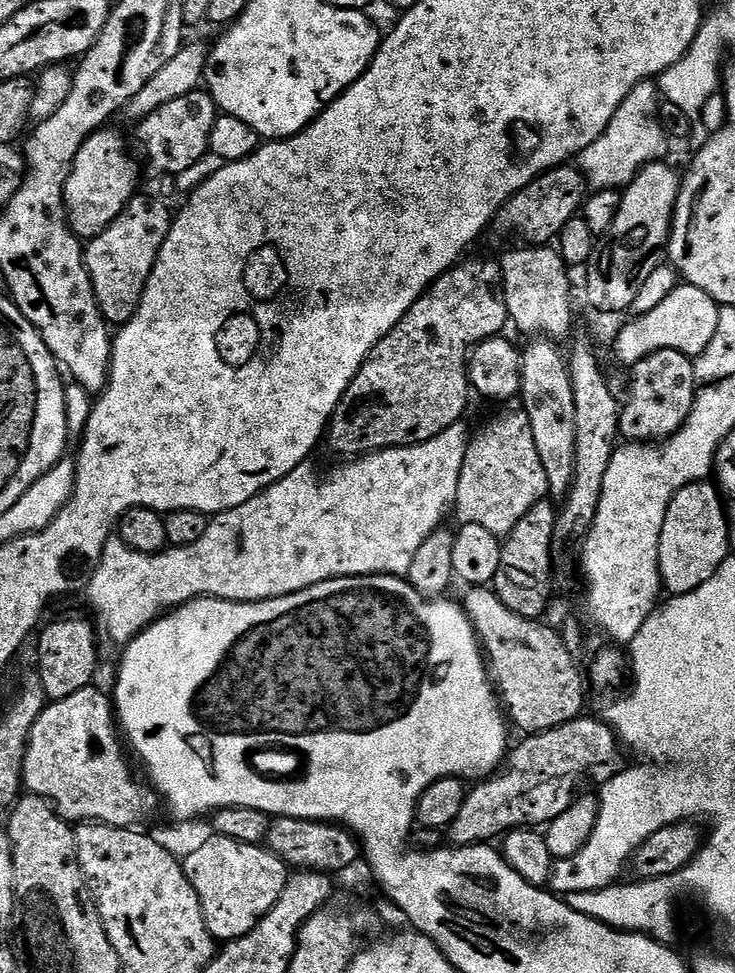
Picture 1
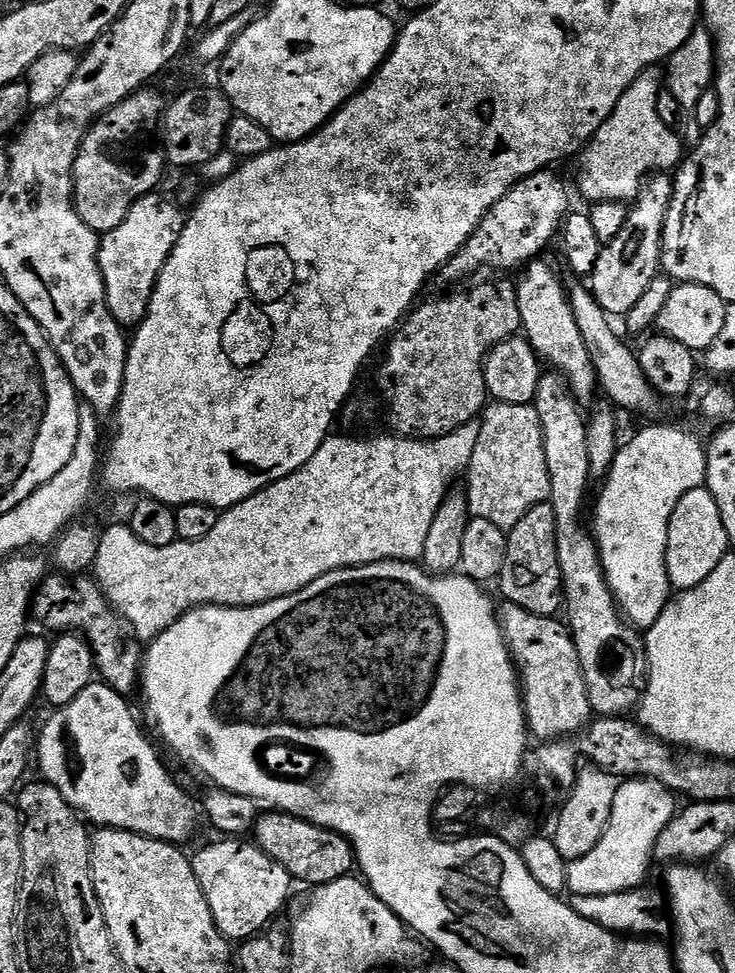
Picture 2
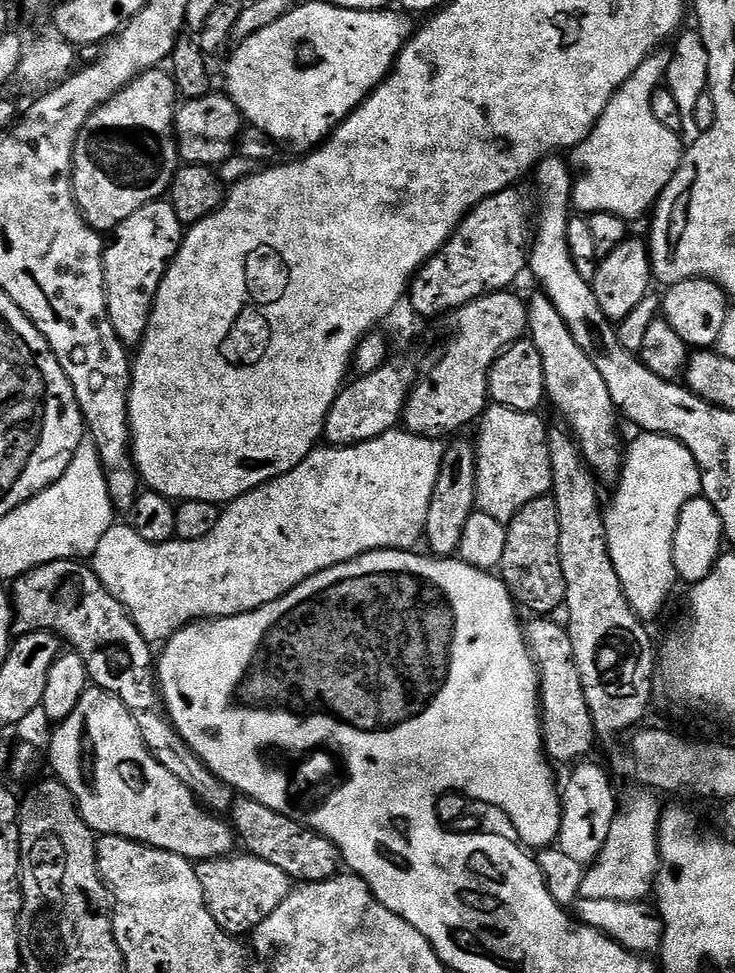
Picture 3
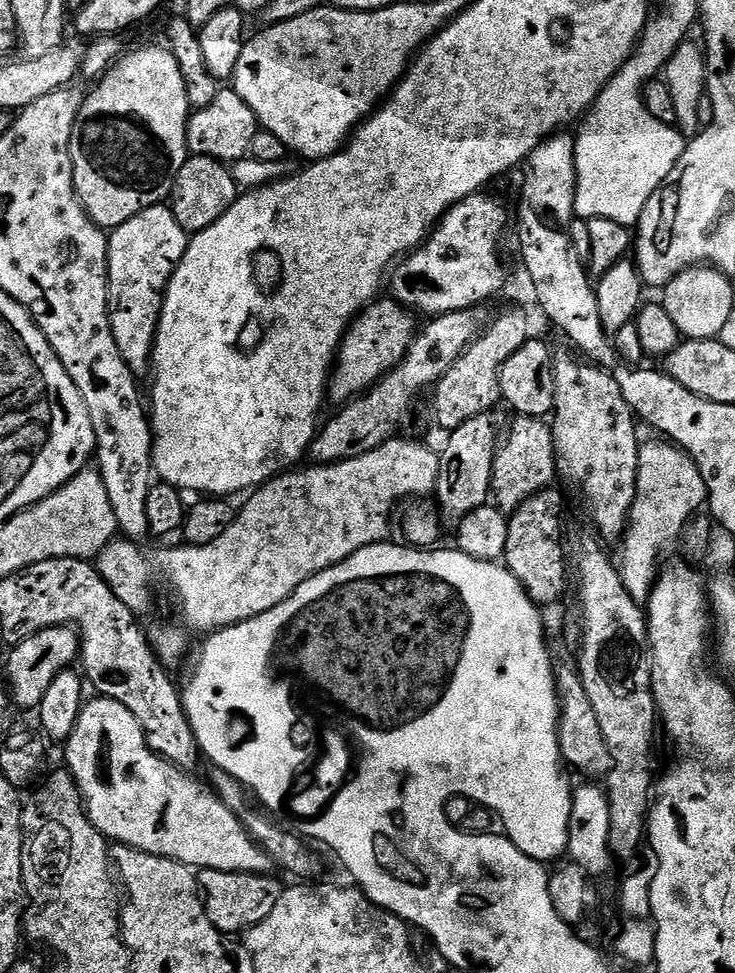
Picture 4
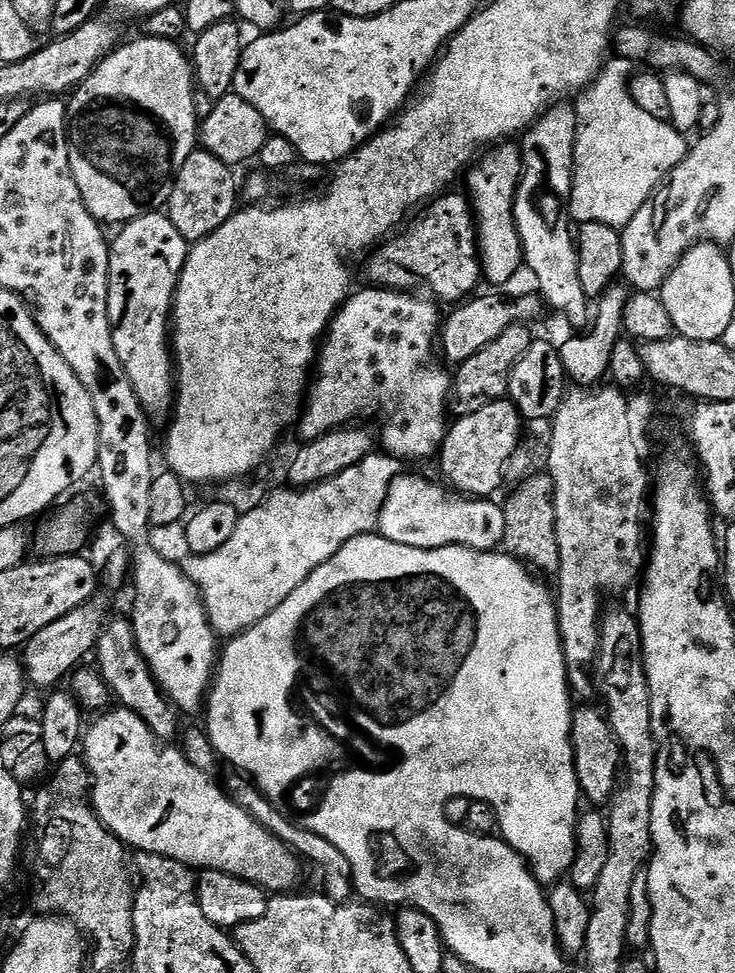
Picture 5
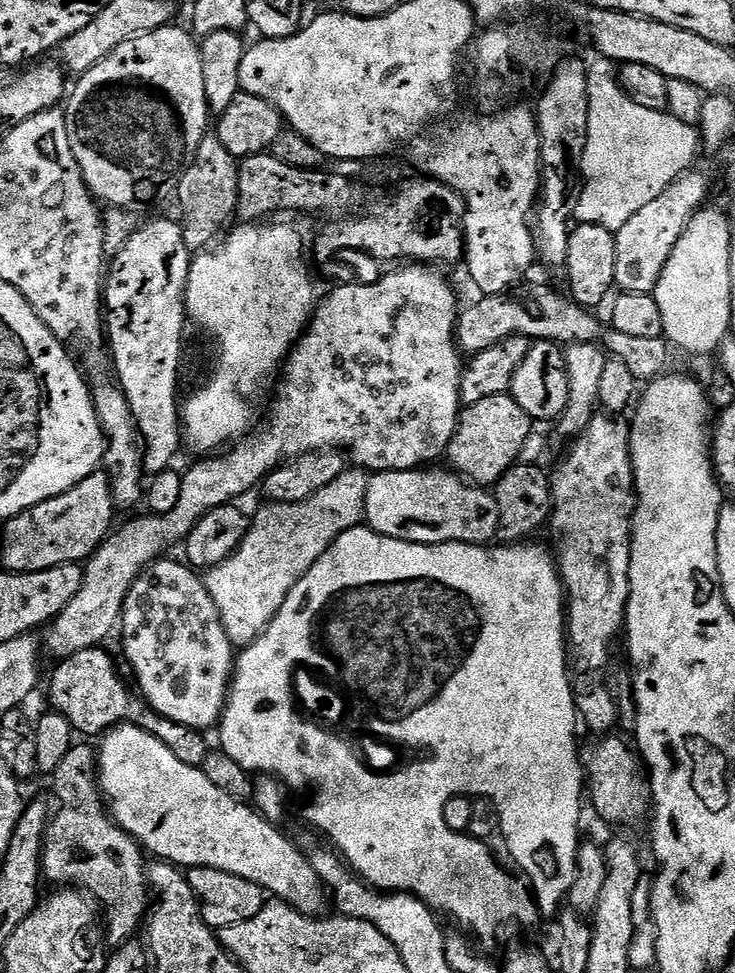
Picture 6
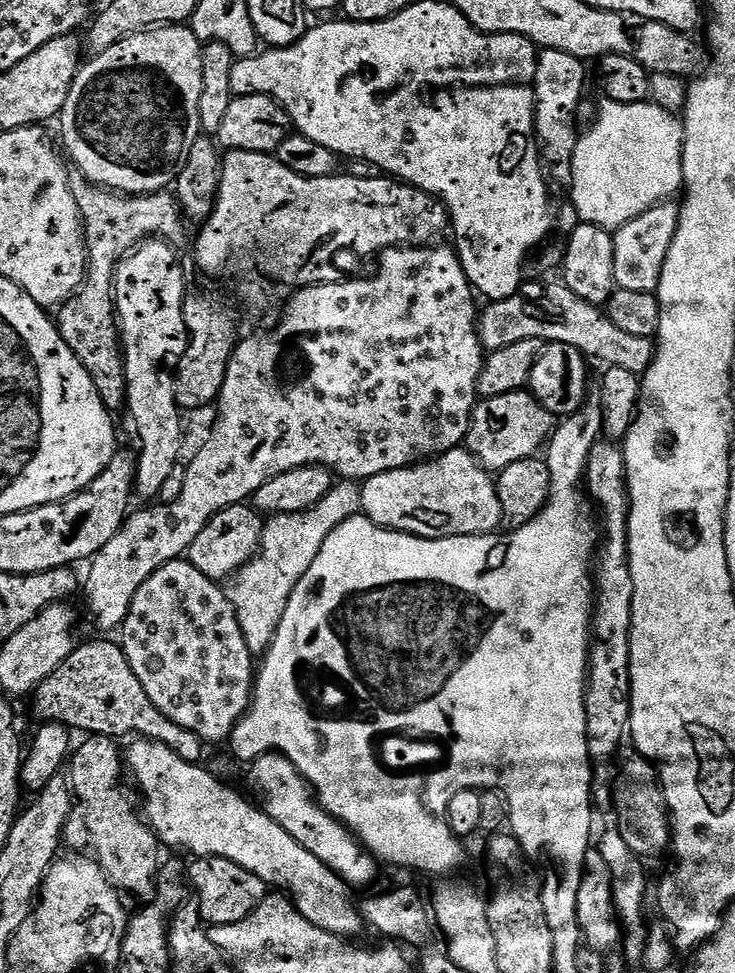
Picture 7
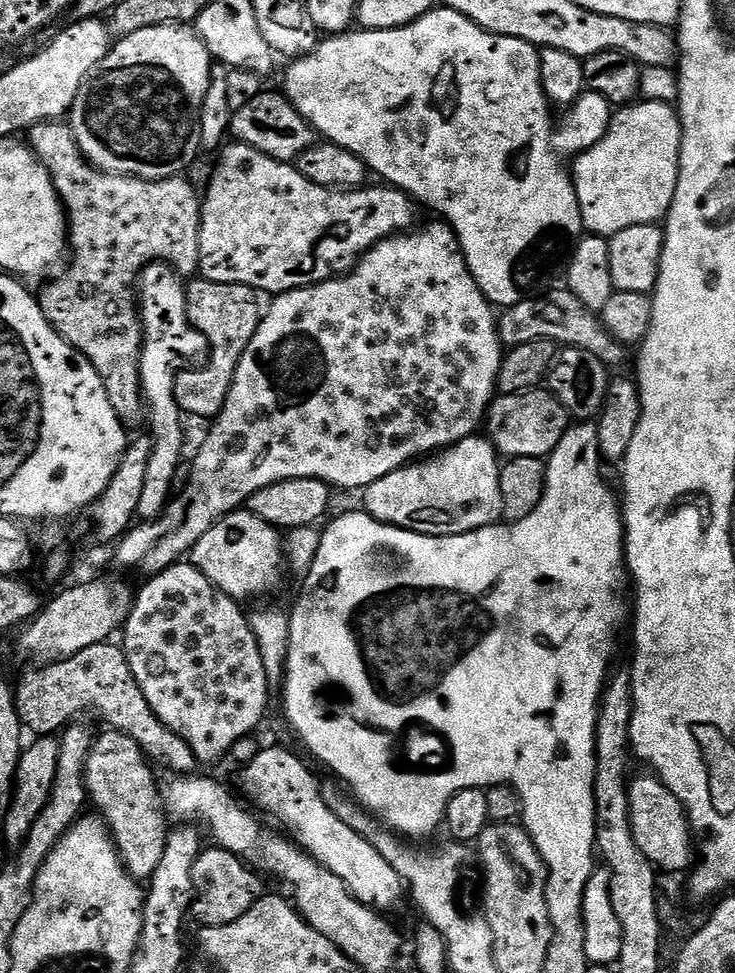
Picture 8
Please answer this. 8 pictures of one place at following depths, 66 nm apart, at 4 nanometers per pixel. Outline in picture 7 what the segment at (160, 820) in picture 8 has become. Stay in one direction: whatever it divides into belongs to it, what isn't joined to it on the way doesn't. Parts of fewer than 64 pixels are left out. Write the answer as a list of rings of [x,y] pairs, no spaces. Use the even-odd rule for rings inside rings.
[[[89,735],[88,740],[80,749],[71,753],[66,765],[66,779],[74,797],[72,817],[68,825],[64,827],[63,843],[68,844],[76,854],[87,854],[99,864],[100,869],[108,877],[112,887],[121,893],[129,892],[132,896],[144,896],[148,898],[153,895],[158,879],[158,873],[162,867],[160,852],[162,845],[155,832],[148,827],[142,819],[141,813],[132,805],[130,797],[124,793],[120,785],[120,779],[126,776],[126,764],[122,759],[122,748],[119,748],[117,741],[110,736]]]

